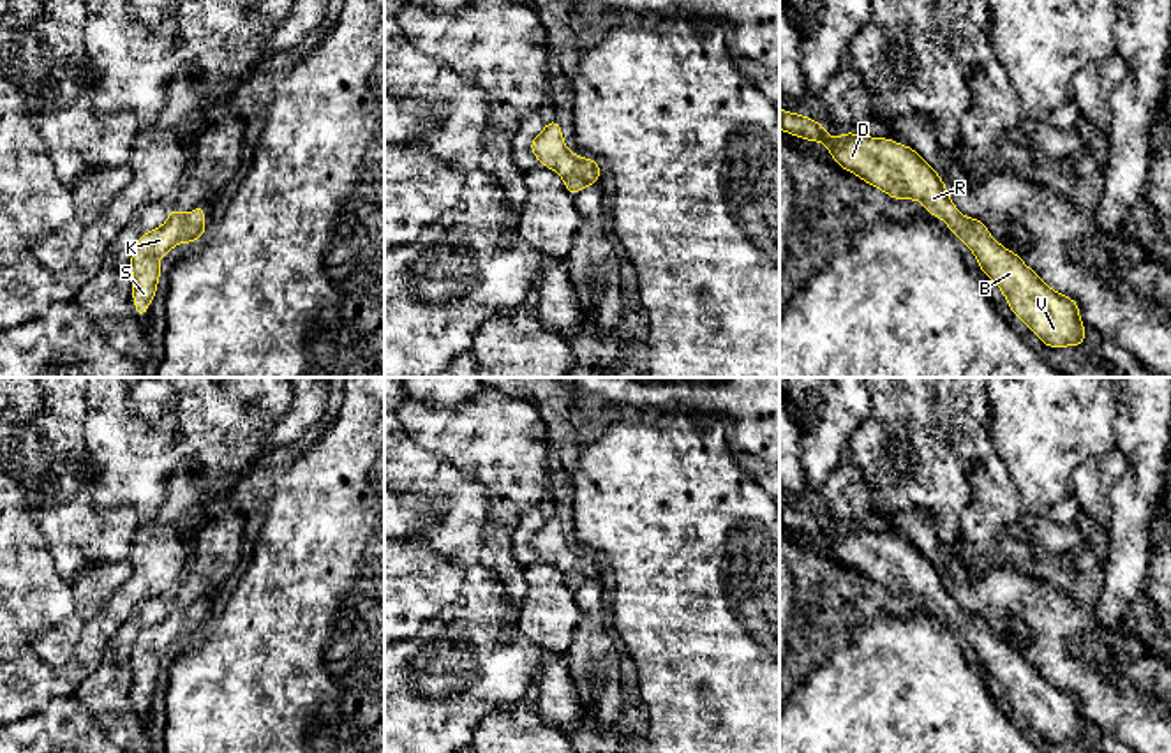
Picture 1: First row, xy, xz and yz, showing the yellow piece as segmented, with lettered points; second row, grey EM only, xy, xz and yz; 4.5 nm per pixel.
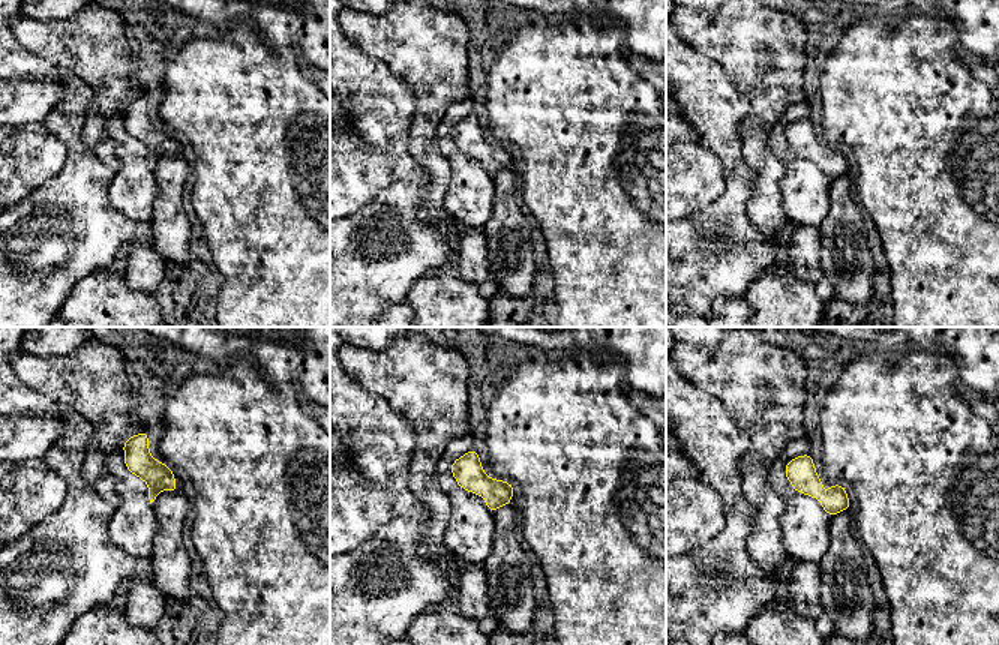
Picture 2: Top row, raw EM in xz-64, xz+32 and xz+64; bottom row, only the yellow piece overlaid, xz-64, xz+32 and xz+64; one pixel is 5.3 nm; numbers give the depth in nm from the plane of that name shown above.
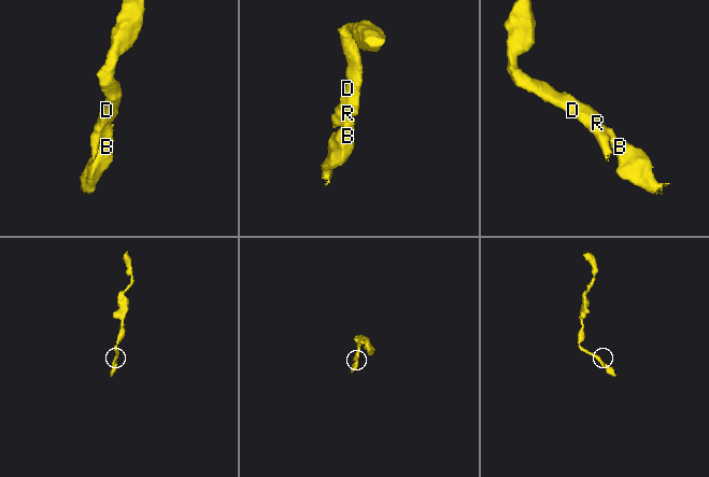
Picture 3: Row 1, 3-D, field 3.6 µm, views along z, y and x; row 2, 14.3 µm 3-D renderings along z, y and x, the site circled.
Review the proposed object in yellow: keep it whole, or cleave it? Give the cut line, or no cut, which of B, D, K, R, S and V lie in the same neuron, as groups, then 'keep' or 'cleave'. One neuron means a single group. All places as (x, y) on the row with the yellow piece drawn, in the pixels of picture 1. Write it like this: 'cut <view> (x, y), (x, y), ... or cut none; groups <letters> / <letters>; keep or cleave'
cut none; groups B D K R S V; keep

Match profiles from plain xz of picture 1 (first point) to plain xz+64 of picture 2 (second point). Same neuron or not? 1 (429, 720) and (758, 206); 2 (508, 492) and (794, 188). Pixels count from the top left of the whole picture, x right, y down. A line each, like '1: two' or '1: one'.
1: two
2: two

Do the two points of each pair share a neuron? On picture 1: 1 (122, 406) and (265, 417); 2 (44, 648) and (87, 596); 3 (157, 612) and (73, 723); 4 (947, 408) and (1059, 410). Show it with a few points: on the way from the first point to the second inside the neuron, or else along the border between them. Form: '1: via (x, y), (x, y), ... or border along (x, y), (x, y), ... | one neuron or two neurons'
1: via (157, 410), (177, 417), (230, 417) | one neuron
2: via (59, 639), (85, 611) | one neuron
3: border along (71, 697), (92, 715), (104, 734) | two neurons
4: border along (986, 395), (991, 445), (995, 448) | two neurons

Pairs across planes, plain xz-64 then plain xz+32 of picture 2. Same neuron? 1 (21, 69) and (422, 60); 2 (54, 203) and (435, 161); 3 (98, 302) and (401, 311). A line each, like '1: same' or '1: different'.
1: different
2: different
3: different

